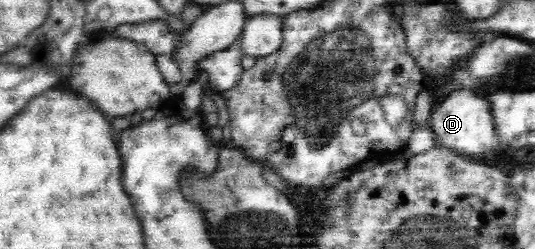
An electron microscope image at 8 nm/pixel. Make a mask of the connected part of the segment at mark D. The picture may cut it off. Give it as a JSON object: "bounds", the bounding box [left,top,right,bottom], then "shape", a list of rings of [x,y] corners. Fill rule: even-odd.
{"bounds":[428,90,499,157],"shape":[[[471,90],[452,92],[448,98],[434,107],[428,119],[436,147],[445,148],[456,155],[480,157],[499,148],[494,134],[494,123],[486,101],[476,98]]]}

